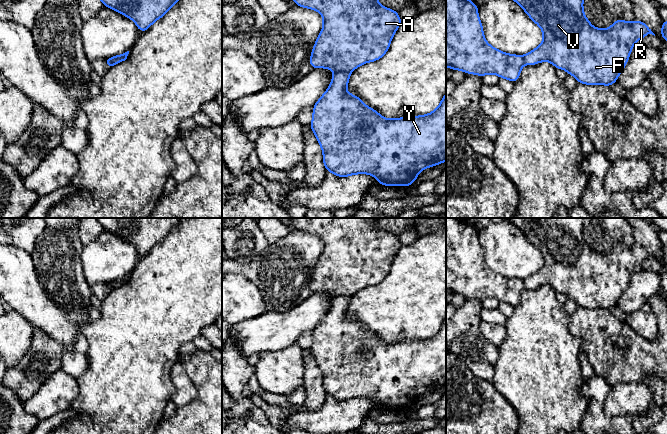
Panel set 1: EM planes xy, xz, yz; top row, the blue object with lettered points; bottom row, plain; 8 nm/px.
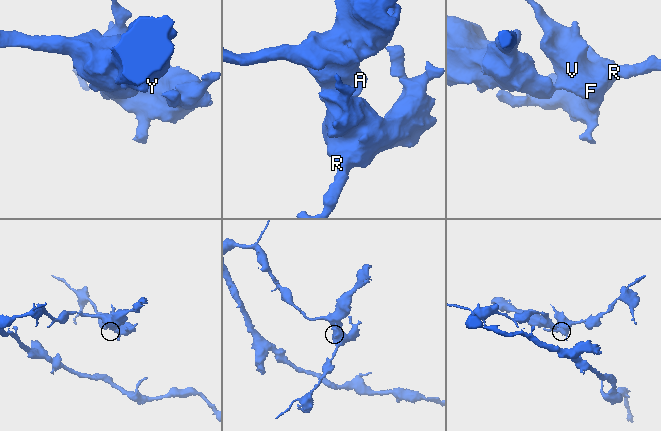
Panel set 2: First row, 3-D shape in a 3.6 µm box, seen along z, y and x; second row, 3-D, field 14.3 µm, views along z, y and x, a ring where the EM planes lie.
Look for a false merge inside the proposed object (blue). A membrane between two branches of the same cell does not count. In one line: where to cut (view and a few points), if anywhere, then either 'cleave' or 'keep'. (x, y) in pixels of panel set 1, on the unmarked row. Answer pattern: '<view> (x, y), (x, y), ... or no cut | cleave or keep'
xz (335, 295), (350, 296) | cleave

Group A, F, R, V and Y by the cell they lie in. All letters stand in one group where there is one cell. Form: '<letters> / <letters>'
A / F R V Y

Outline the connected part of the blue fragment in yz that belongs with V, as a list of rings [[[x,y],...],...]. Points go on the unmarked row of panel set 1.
[[[503,218],[503,220],[518,227],[543,256],[542,267],[524,279],[524,288],[531,290],[543,285],[549,285],[556,293],[564,293],[568,298],[574,300],[578,307],[587,309],[602,308],[610,311],[617,306],[618,300],[625,292],[630,276],[634,272],[634,267],[637,264],[642,264],[645,259],[652,258],[655,260],[646,247],[636,243],[629,247],[621,242],[606,253],[593,251],[583,235],[585,218]]]

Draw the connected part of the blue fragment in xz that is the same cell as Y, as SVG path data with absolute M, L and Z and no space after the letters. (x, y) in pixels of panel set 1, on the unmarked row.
M335 296L325 317L313 330L310 352L323 375L323 387L326 395L339 401L354 398L370 398L379 409L410 410L416 405L421 394L443 388L446 384L446 317L440 329L431 337L422 340L407 340L387 343L363 325L346 315L350 296Z

